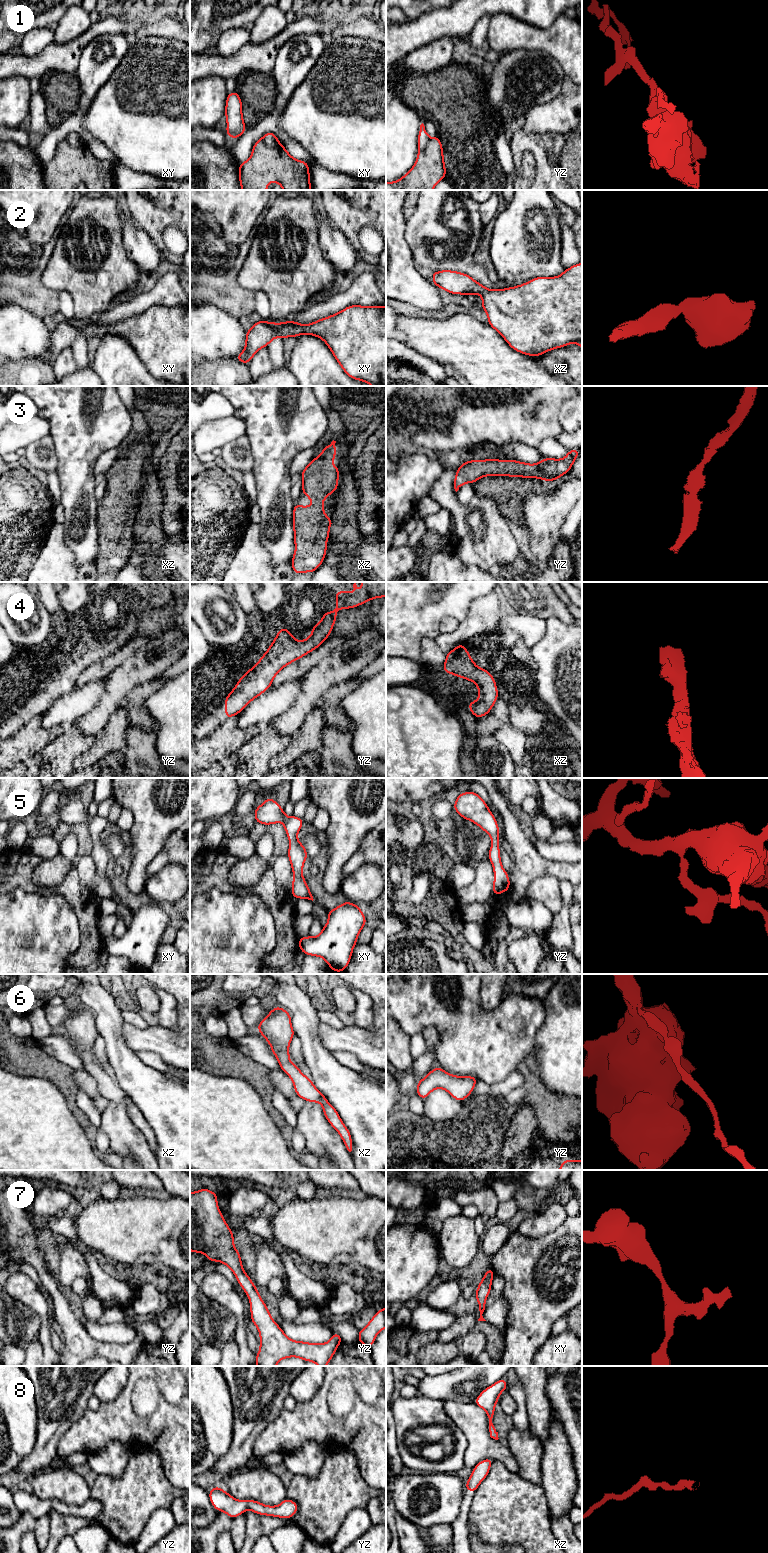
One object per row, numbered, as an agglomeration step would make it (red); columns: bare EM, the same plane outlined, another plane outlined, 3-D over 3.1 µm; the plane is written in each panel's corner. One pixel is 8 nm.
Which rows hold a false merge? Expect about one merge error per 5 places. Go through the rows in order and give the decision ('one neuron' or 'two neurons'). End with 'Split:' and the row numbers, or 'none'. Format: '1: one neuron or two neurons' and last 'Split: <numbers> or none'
1: two neurons
2: one neuron
3: one neuron
4: one neuron
5: one neuron
6: one neuron
7: one neuron
8: one neuron
Split: 1

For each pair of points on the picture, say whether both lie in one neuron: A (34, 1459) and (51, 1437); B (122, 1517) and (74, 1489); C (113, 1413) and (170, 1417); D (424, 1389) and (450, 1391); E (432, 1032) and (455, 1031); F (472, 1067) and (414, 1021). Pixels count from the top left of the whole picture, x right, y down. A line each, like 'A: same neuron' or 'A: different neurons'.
A: same neuron
B: different neurons
C: same neuron
D: same neuron
E: different neurons
F: same neuron

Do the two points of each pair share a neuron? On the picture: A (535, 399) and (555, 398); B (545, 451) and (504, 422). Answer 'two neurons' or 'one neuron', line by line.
A: one neuron
B: two neurons

